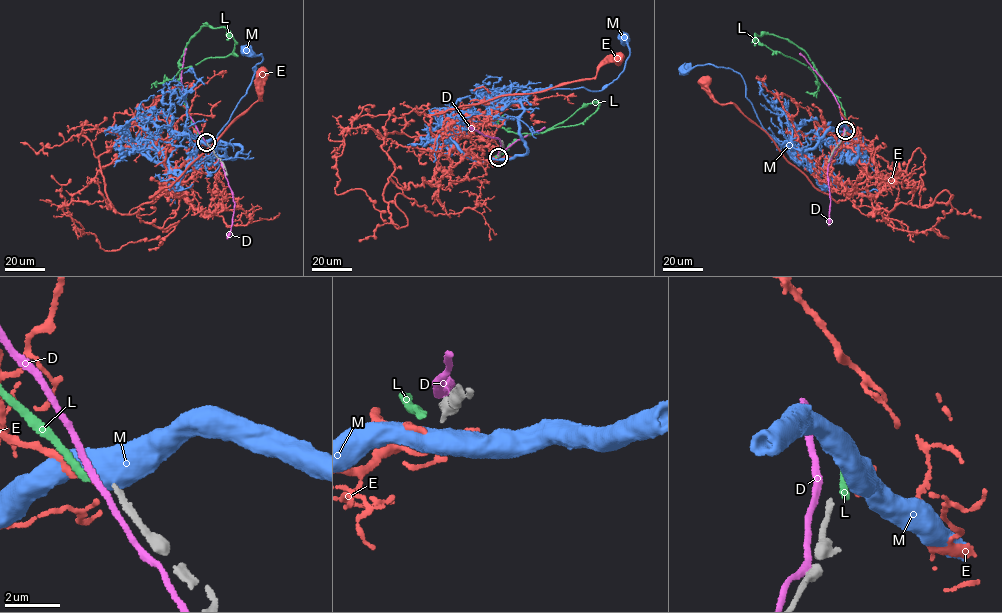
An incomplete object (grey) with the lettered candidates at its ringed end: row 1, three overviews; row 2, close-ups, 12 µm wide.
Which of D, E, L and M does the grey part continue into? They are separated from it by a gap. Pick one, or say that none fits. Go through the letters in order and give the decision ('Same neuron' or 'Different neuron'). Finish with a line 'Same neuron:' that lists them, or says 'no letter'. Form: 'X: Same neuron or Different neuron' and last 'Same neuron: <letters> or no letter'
D: Different neuron
E: Different neuron
L: Different neuron
M: Different neuron
Same neuron: no letter

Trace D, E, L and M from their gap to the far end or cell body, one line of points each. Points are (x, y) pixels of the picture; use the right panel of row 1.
D: (844, 131), (828, 167), (829, 225)
E: (847, 130), (849, 124), (858, 141), (898, 173), (869, 177), (837, 202), (736, 106), (714, 99), (705, 82)
L: (846, 130), (844, 111), (838, 97), (805, 52), (788, 40), (754, 33), (761, 43), (811, 70)
M: (847, 130), (841, 124), (831, 127), (813, 147), (784, 148), (764, 129), (741, 75), (713, 65), (685, 69)

